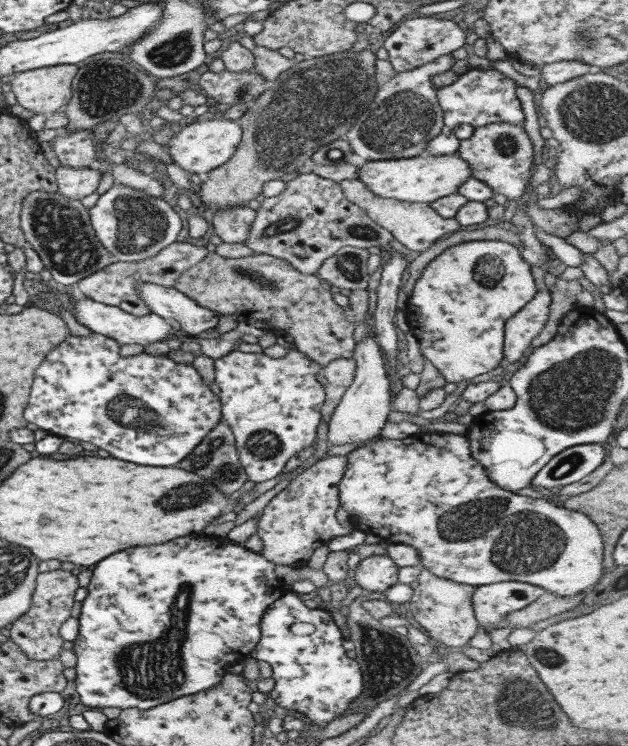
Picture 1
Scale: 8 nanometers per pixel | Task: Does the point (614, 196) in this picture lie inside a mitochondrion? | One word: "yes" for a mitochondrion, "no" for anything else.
no

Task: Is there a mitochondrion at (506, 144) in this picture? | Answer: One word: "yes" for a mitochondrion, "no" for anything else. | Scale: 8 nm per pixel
yes

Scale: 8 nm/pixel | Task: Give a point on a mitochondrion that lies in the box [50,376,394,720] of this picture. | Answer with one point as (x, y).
(149, 670)

